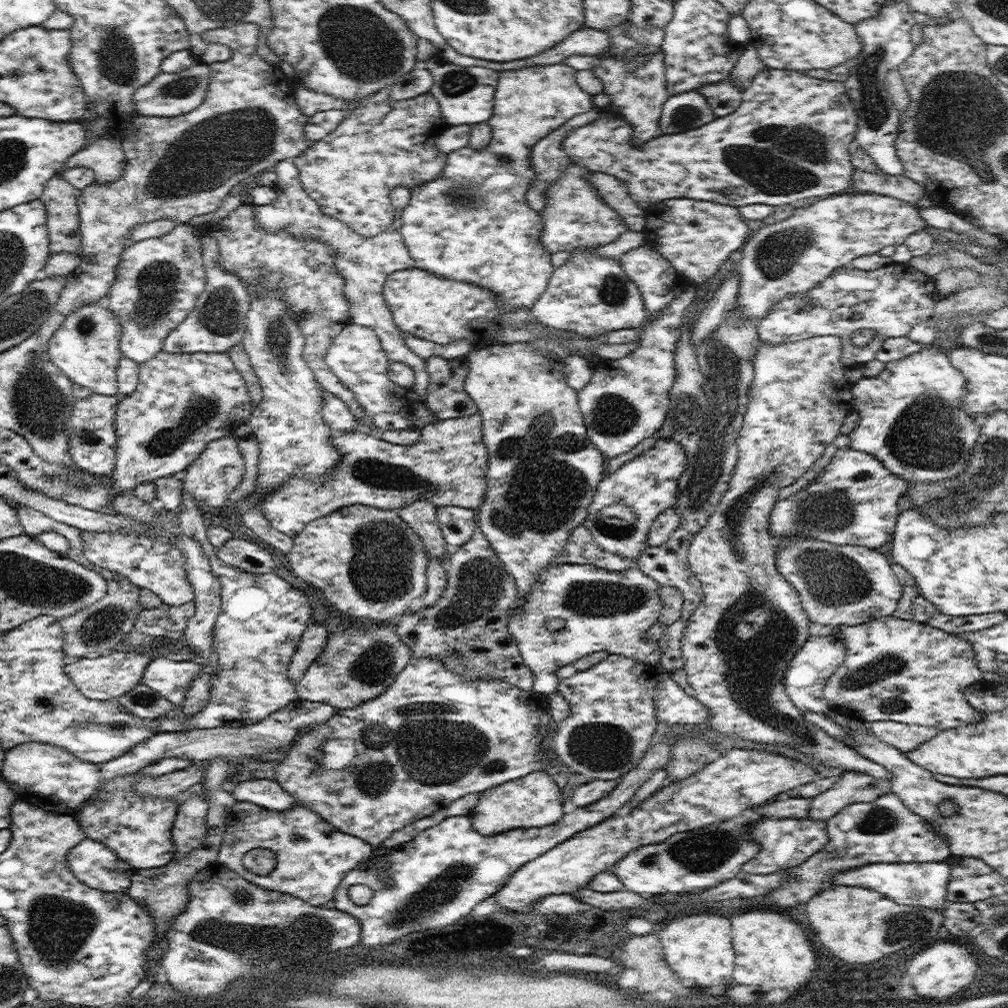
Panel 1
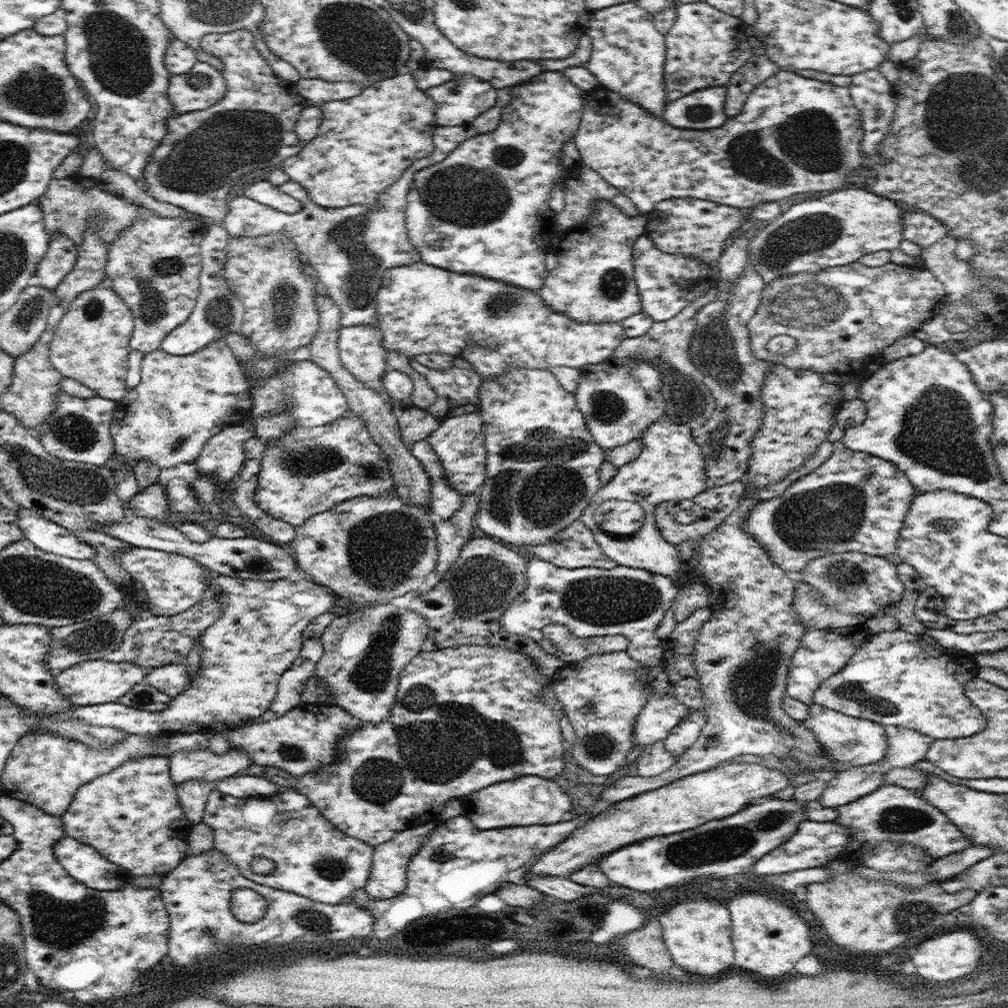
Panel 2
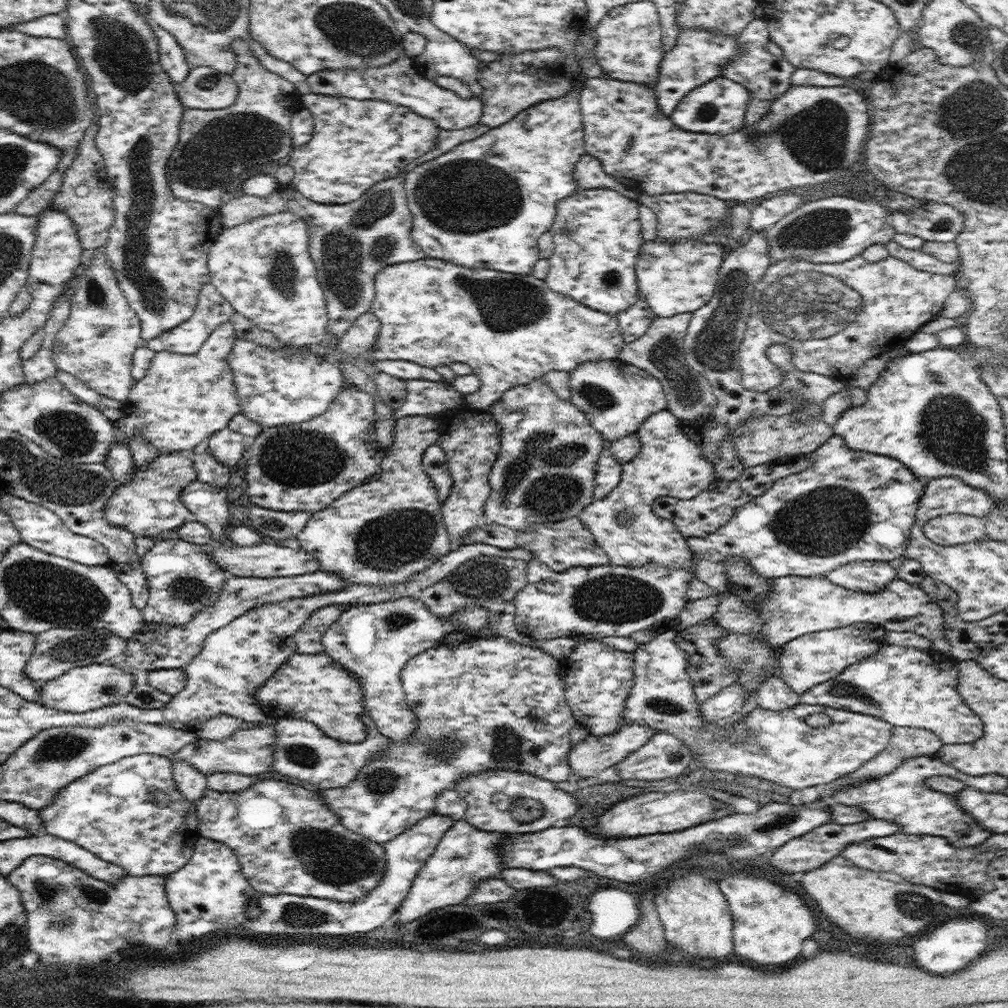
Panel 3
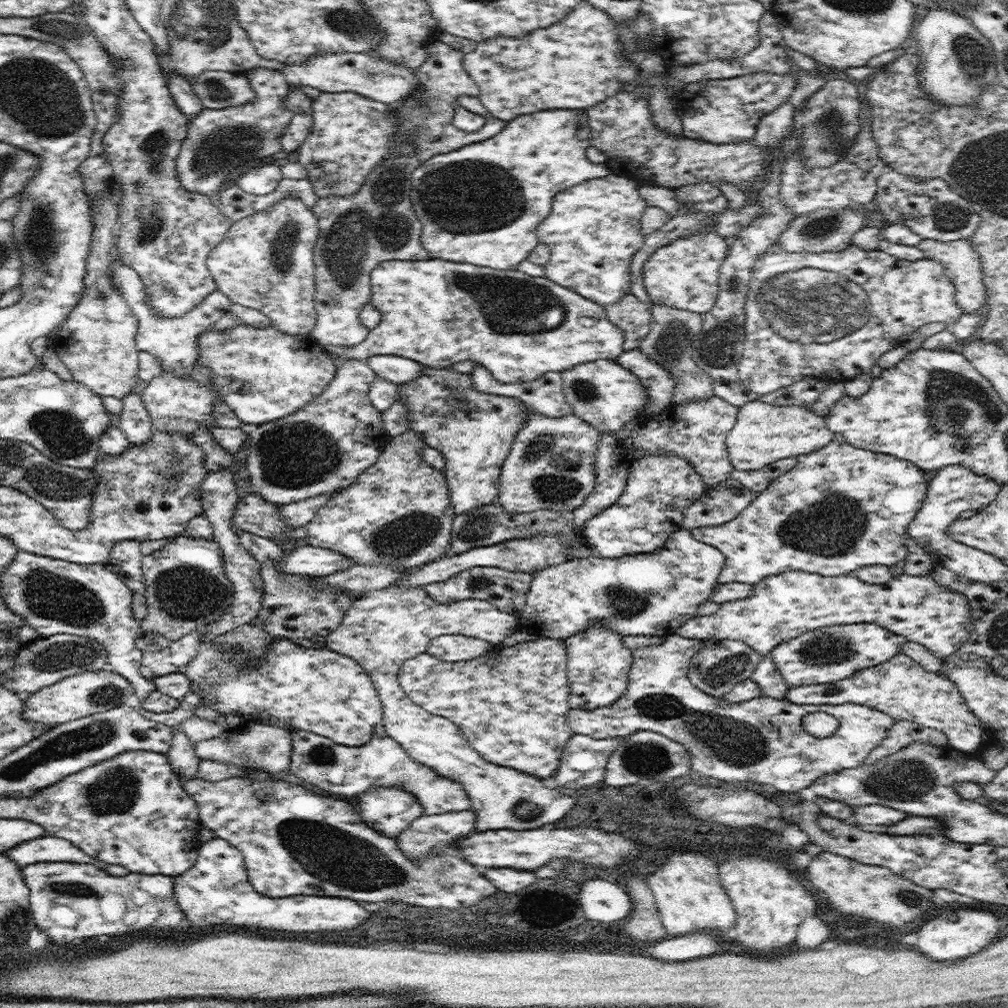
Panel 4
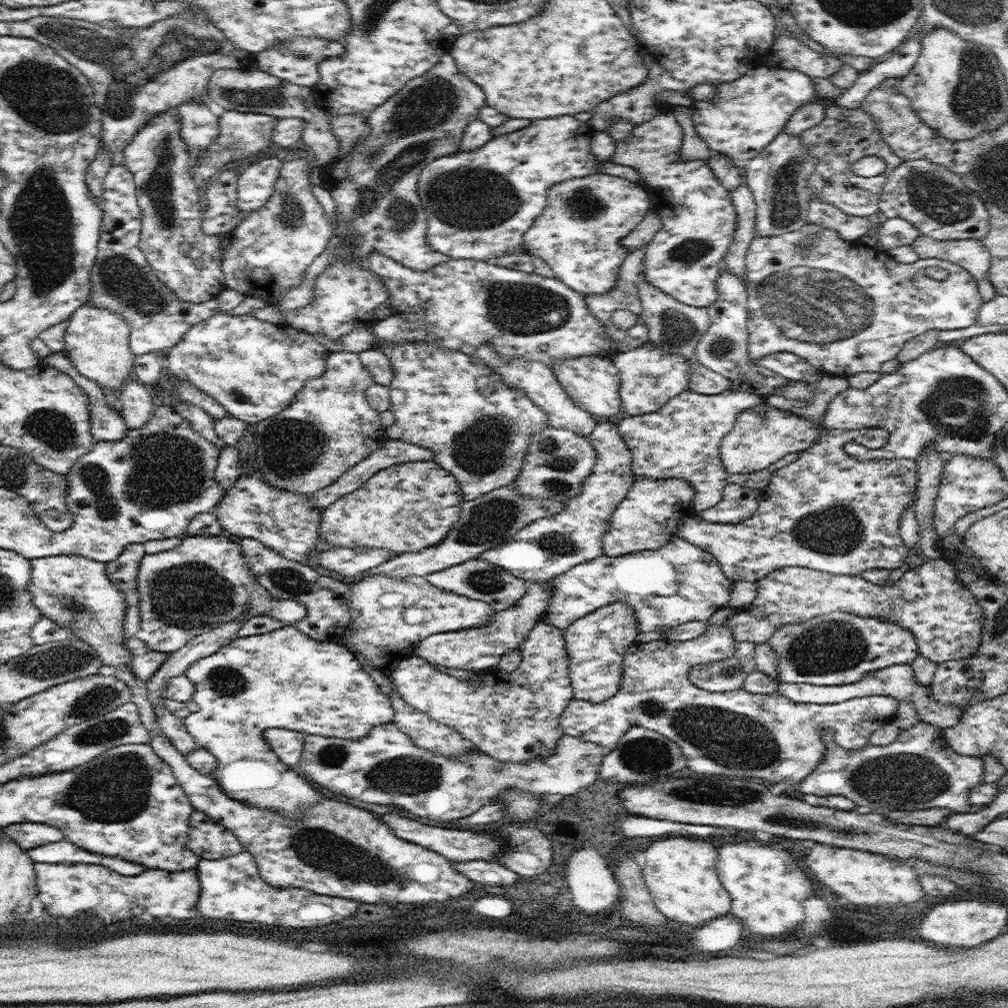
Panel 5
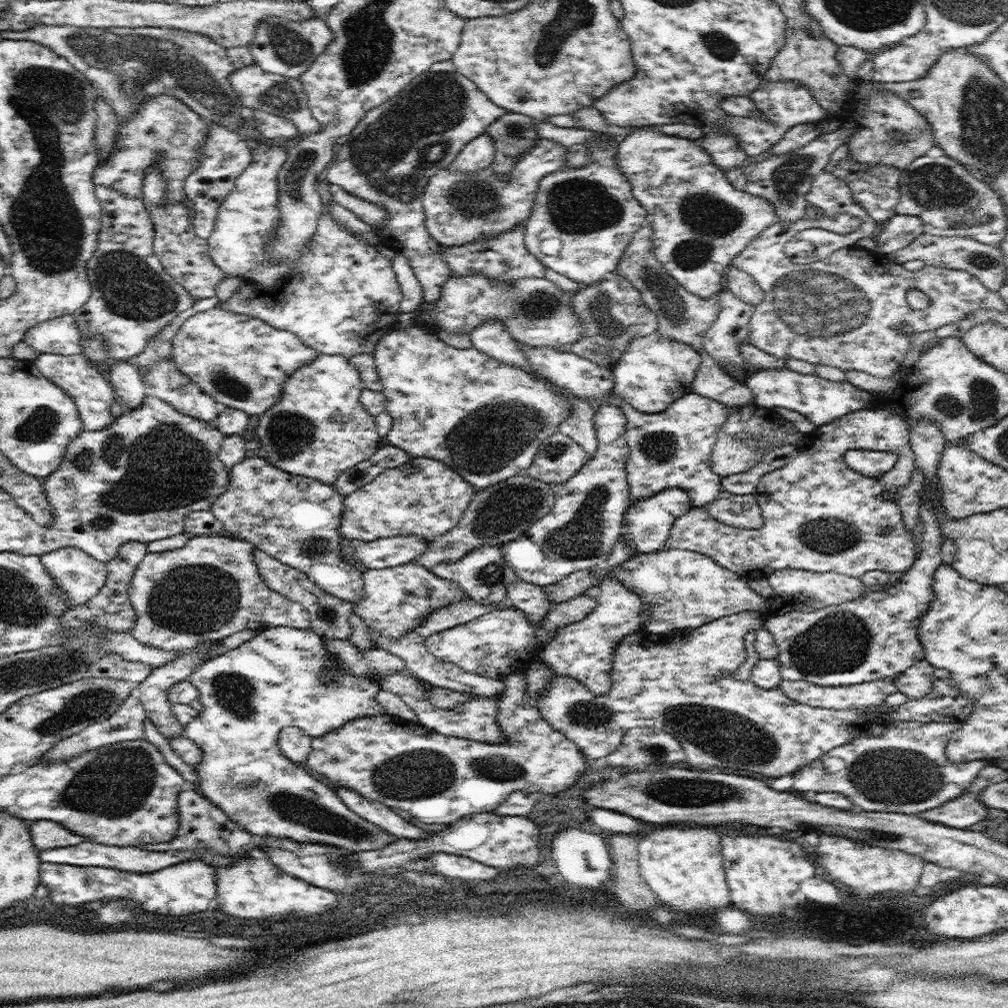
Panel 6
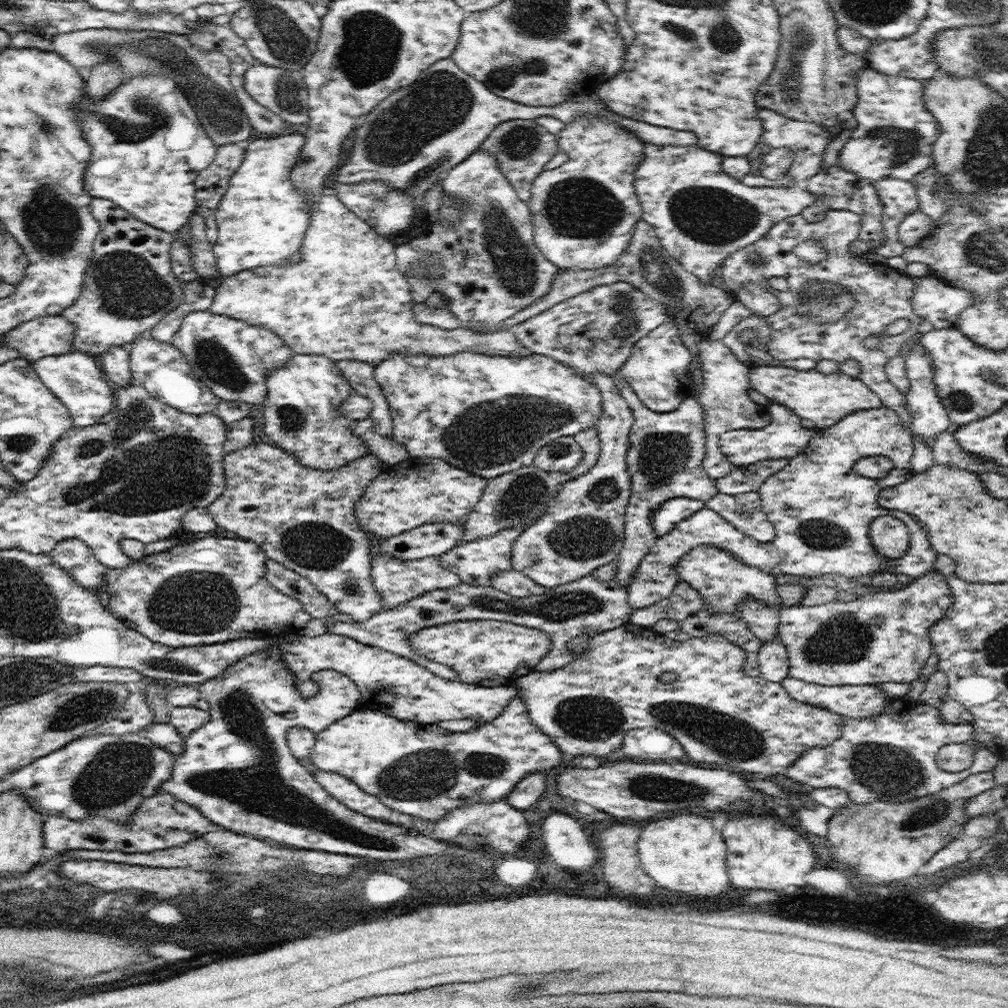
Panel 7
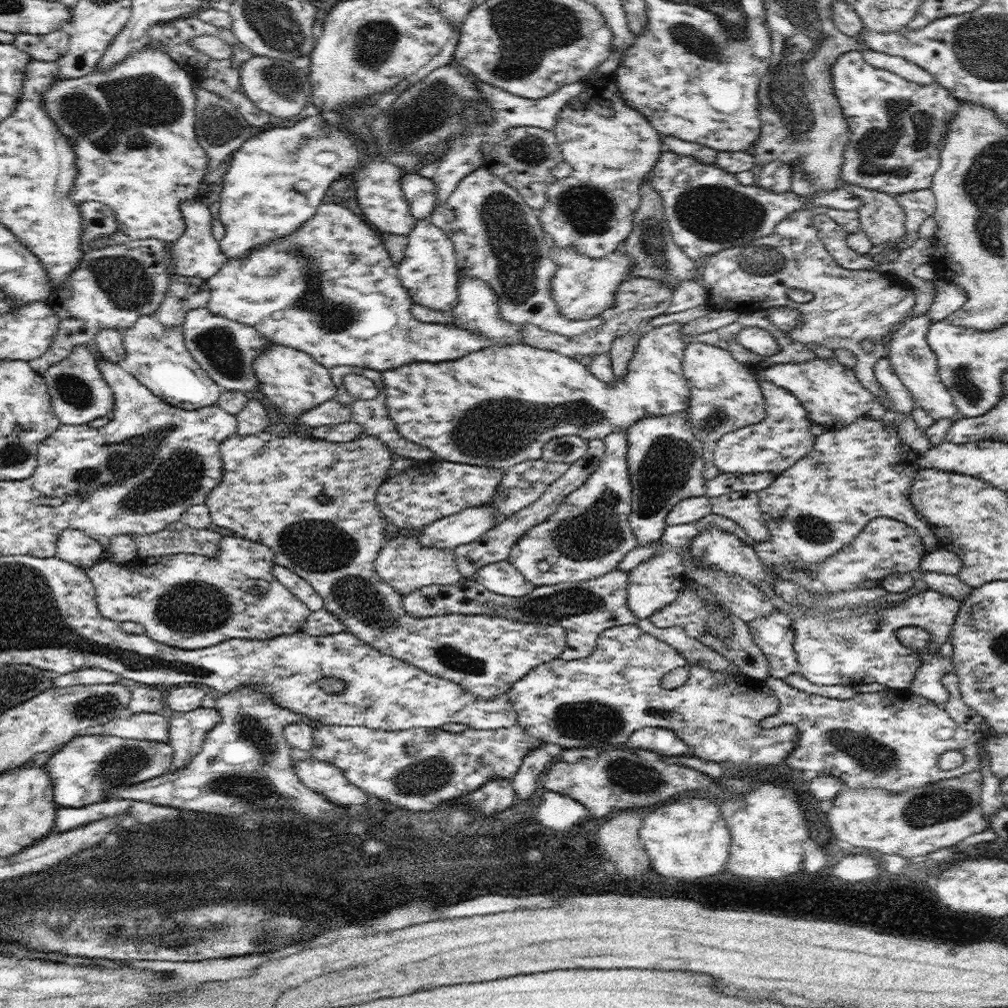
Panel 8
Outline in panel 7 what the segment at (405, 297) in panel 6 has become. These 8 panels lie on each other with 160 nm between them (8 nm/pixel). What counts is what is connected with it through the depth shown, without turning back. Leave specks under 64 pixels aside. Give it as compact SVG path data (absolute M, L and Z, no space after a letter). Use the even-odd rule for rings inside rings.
M483 148L476 149L461 163L455 165L442 177L443 192L455 200L463 202L465 209L459 221L453 227L445 229L438 223L431 224L429 231L416 240L407 240L406 244L396 245L396 264L398 272L408 279L412 289L414 304L424 303L433 293L440 293L450 301L454 316L458 317L459 327L468 328L472 324L493 327L517 312L530 307L550 293L554 276L560 271L551 264L534 244L534 225L532 213L527 201L523 201L508 179L497 167L497 160ZM438 258L442 266L442 277L432 279L432 269L424 267L424 277L417 277L416 262Z

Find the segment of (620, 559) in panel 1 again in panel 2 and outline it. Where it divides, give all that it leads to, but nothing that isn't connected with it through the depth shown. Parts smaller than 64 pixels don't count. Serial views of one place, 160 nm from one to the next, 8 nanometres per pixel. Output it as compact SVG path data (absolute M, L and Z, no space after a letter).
M580 519L561 530L549 543L526 545L535 557L560 568L596 567L611 570L619 564L596 542L594 533Z

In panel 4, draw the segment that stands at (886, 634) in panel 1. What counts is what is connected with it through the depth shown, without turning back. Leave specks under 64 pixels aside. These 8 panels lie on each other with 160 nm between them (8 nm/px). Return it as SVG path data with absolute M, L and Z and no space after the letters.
M902 652L885 663L859 670L844 680L790 687L786 697L794 704L809 704L811 707L846 703L866 705L884 712L894 721L908 720L922 727L942 731L951 748L971 755L977 751L982 741L980 720L970 711L954 682L946 675L928 672Z

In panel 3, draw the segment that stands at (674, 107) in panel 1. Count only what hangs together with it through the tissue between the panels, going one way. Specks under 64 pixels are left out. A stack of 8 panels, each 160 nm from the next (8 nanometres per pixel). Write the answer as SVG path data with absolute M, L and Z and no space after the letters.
M720 75L686 94L670 118L682 130L720 136L734 134L745 126L745 114L750 99L751 94L743 84Z

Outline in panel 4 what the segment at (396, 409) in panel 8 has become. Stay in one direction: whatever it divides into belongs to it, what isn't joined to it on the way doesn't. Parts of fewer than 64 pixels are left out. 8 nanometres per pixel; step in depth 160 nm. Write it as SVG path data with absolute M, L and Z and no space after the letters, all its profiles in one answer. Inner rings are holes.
M640 348L622 352L616 361L634 373L649 392L645 407L636 416L637 421L662 412L671 404L675 387L674 378L670 376L670 372L662 370L660 364L654 364L655 360L648 358ZM422 366L422 369L422 376L418 376L418 378L415 378L410 382L399 385L399 397L403 396L403 400L405 400L405 403L409 408L409 428L415 430L418 434L425 436L425 444L439 450L445 458L445 470L443 473L446 476L447 485L449 486L451 510L455 515L466 514L466 512L472 512L474 508L480 508L490 503L498 503L501 468L512 448L512 443L514 442L517 432L523 427L523 424L527 422L527 416L529 416L527 405L525 405L519 398L477 391L473 387L473 380L470 378L470 374L459 374L451 367L428 368L428 366Z

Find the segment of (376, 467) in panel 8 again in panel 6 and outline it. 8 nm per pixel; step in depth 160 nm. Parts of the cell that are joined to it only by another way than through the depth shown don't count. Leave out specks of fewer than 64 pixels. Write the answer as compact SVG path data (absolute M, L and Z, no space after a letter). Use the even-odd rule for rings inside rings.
M260 456L241 460L229 470L229 475L226 492L213 502L211 508L214 516L224 525L224 530L234 534L234 539L251 542L262 552L305 572L322 590L352 602L353 606L363 598L364 569L356 563L346 562L340 552L343 536L339 528L345 494L339 493L334 485L308 479L307 476L291 475ZM511 605L454 628L435 632L425 640L425 647L436 658L457 664L466 672L502 679L516 672L524 673L527 665L539 660L544 646L539 643L535 628L526 614Z

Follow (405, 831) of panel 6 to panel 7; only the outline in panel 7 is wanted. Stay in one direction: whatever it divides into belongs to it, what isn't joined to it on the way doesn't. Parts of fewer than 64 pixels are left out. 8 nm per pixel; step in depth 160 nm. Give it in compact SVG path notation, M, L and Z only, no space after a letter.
M319 770L313 776L324 787L324 790L330 793L330 796L345 804L350 810L371 816L376 820L388 820L390 812L393 812L380 799L364 792L344 776L323 770Z

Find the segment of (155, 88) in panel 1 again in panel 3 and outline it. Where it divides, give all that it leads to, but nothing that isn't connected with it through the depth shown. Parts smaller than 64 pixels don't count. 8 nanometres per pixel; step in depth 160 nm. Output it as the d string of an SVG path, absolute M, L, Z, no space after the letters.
M208 66L191 69L184 82L173 83L178 98L186 109L218 110L232 106L239 88L231 75Z

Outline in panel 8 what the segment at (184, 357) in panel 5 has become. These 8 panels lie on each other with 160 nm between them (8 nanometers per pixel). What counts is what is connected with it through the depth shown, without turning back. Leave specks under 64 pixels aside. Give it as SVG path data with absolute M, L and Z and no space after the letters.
M207 307L190 310L181 325L185 347L214 384L224 391L243 393L259 388L253 360L272 343L262 333L248 324L213 314Z

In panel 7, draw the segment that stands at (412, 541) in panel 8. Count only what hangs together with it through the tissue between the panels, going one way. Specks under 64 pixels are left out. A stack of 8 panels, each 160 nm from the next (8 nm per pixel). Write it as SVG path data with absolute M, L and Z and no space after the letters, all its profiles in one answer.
M378 553L372 557L371 575L374 586L383 600L383 610L398 607L402 603L417 599L425 592L447 589L459 583L459 576L440 566L437 556L425 556L418 560L400 560L388 553Z

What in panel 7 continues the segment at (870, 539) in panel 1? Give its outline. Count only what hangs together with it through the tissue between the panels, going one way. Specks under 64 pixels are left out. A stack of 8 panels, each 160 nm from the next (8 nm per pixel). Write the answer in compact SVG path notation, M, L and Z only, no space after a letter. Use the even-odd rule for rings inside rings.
M884 405L880 408L851 412L828 429L816 430L808 446L800 454L791 458L781 471L767 478L760 490L757 490L761 498L763 512L774 525L776 533L774 540L758 542L745 532L740 532L734 524L726 522L716 512L705 507L686 517L686 520L681 520L670 532L657 537L650 552L640 561L633 581L627 588L628 602L633 608L648 608L655 602L670 596L675 591L677 583L680 582L679 578L674 576L675 566L682 556L701 544L709 544L721 548L723 551L731 552L735 559L740 559L743 563L755 566L762 572L767 572L775 577L780 574L819 577L823 574L836 573L863 580L868 579L874 573L882 572L882 570L894 571L896 574L907 574L914 578L926 576L927 572L935 569L938 552L929 541L925 525L914 520L914 517L906 512L878 506L879 494L882 490L898 486L914 475L911 465L913 450L913 433L910 429L903 427L897 412ZM872 455L886 457L893 462L892 470L886 476L871 479L859 475L854 470L857 460ZM888 515L899 518L909 528L910 533L911 547L904 556L894 560L879 556L869 539L870 523L878 517Z

